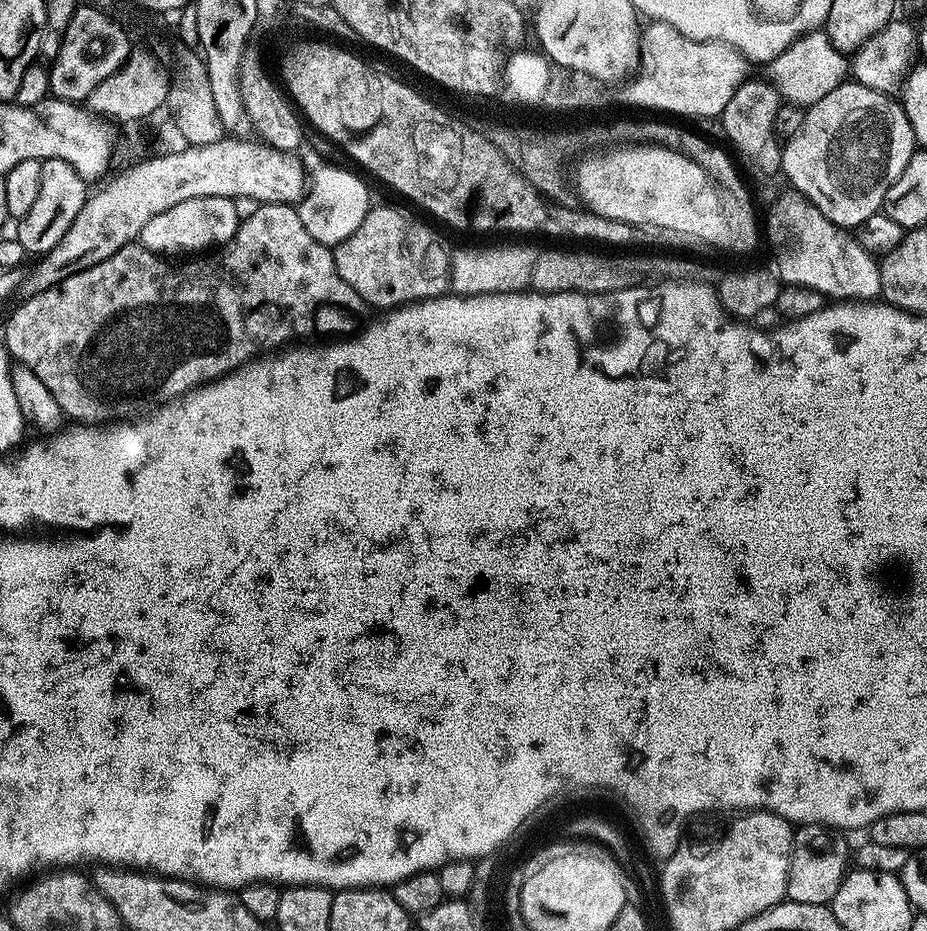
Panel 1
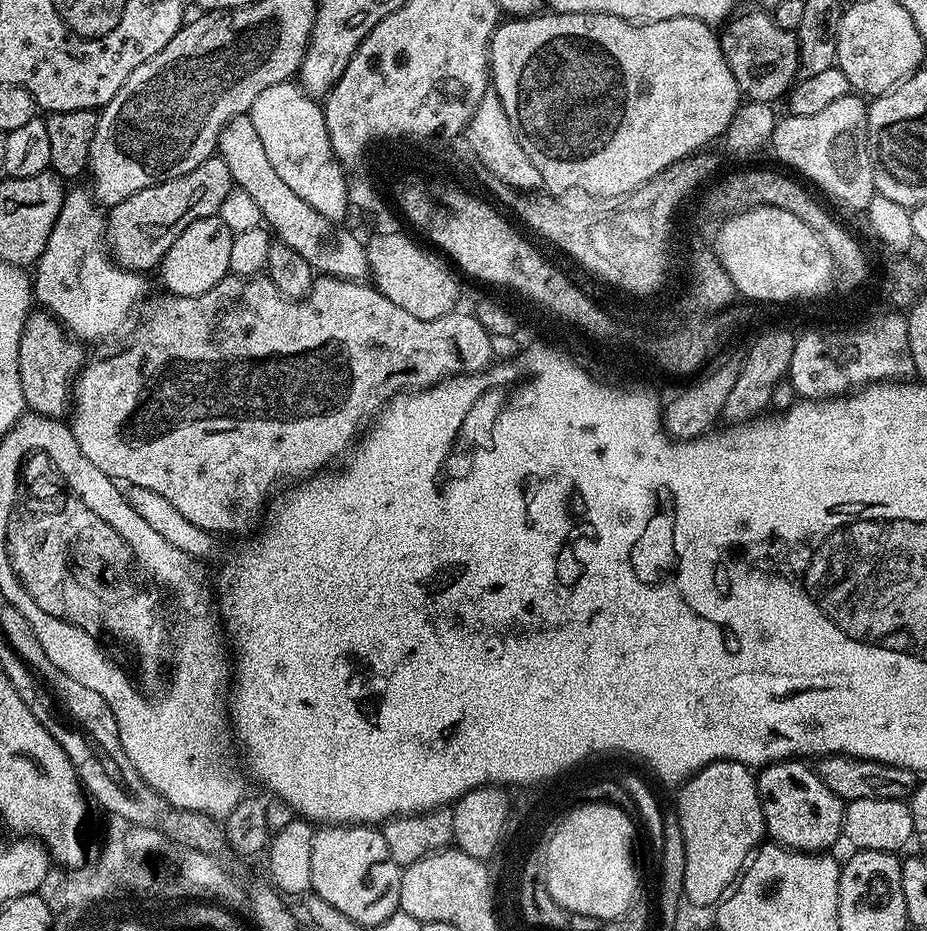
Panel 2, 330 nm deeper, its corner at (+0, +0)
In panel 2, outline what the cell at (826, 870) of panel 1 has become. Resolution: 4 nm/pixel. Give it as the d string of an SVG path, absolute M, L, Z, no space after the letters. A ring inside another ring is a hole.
M800 758L777 760L774 764L765 764L756 776L756 789L760 795L760 803L764 805L764 826L767 835L775 843L793 848L796 852L819 852L821 854L832 850L836 839L841 839L844 830L845 801L822 782L815 767L807 768L805 761Z

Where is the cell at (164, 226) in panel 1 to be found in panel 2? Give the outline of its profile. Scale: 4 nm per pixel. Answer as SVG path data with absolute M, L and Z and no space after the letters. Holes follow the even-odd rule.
M219 214L210 218L198 218L174 238L174 246L166 250L158 265L160 280L167 291L173 296L197 296L206 294L218 282L222 282L229 275L230 246L234 233L228 228Z

